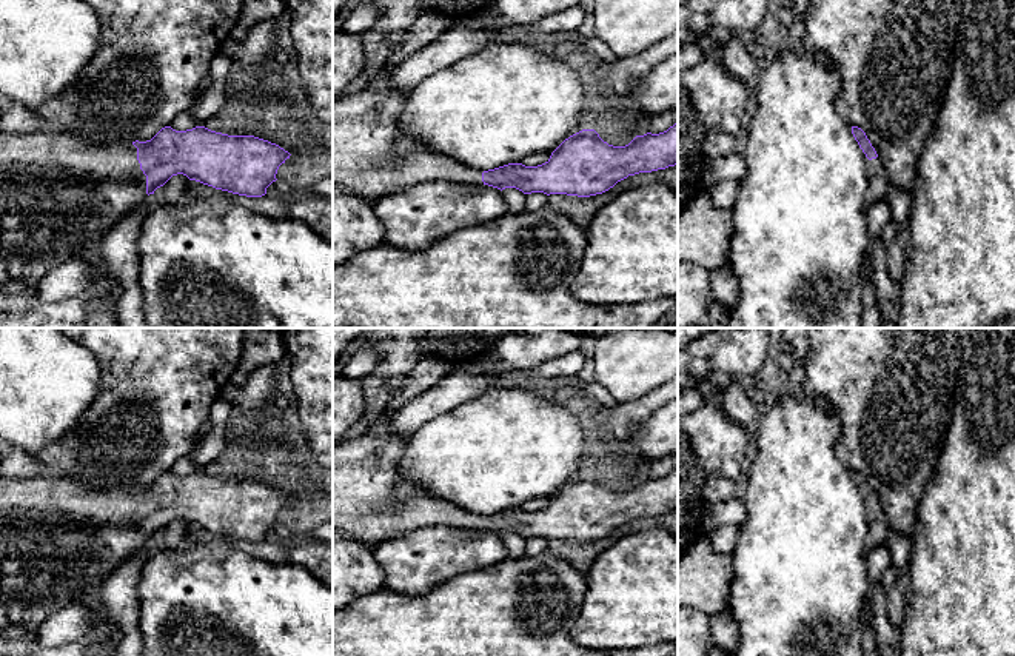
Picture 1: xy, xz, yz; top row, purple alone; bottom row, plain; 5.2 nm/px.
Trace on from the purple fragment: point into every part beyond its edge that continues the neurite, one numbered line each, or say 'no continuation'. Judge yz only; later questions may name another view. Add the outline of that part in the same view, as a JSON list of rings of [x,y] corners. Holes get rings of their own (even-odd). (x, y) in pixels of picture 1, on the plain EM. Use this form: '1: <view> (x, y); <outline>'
1: yz (877, 522); [[[866,502],[866,513],[867,513],[867,537],[866,537],[866,554],[886,542],[886,534],[887,534],[887,517],[883,510],[883,507],[876,502],[869,505]]]

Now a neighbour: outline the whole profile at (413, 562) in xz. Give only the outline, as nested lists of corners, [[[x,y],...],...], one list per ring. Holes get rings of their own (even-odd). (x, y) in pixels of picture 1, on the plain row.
[[[444,525],[382,541],[373,554],[385,573],[385,590],[408,597],[508,559],[501,534]]]

